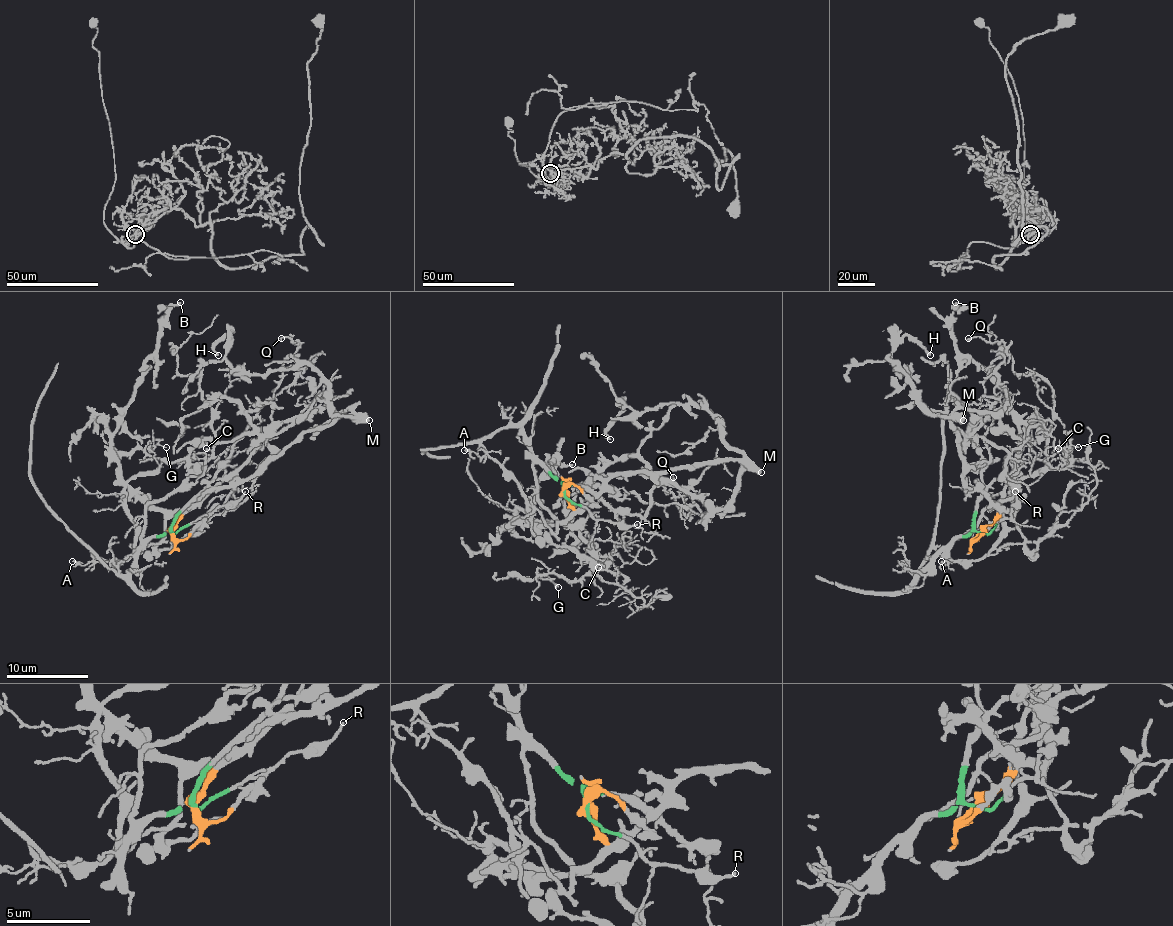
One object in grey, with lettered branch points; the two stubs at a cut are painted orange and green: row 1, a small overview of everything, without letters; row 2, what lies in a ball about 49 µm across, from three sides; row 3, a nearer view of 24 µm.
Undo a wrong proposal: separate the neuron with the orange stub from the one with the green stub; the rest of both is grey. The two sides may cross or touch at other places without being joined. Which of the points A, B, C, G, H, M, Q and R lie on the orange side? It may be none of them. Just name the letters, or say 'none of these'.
B, H, M

